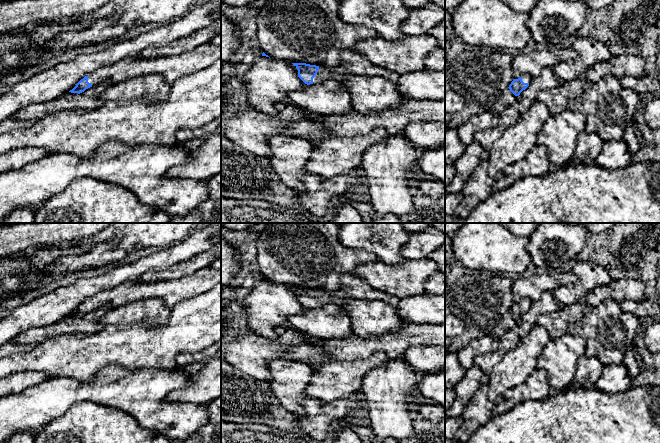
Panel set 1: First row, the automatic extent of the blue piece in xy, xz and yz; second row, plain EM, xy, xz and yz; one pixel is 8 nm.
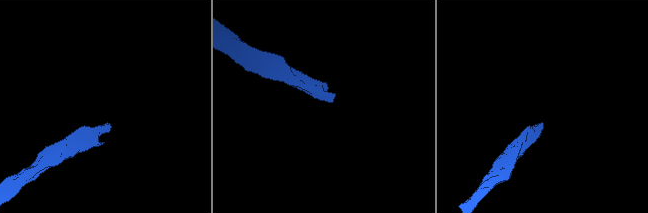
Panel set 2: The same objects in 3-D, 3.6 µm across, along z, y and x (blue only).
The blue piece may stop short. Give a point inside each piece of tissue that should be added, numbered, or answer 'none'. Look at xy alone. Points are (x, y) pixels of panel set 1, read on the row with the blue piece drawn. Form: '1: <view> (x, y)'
1: xy (171, 68)

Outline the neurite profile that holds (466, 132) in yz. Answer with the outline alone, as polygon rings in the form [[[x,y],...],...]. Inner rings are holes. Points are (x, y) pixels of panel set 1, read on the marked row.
[[[486,111],[480,115],[472,117],[457,129],[457,135],[461,142],[468,146],[474,141],[474,136],[478,131],[495,127],[499,124],[500,114],[493,111]]]

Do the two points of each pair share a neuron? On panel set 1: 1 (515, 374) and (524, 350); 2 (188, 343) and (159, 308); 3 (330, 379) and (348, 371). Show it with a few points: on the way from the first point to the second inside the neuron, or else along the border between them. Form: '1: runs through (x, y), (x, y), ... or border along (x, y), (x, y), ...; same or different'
1: runs through (515, 368), (523, 356); same
2: border along (171, 310), (170, 316), (165, 321), (153, 323); different
3: runs through (334, 379), (339, 379), (344, 375); same

